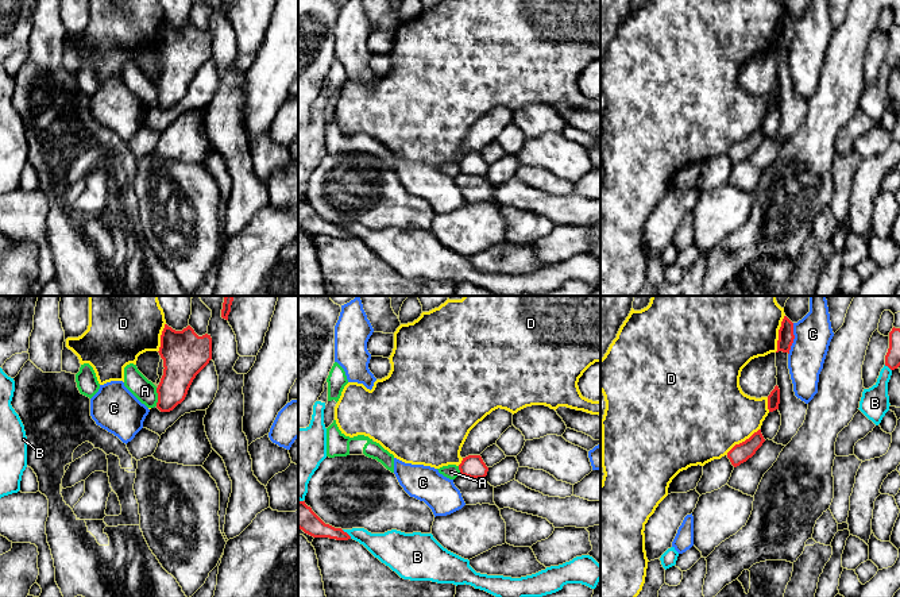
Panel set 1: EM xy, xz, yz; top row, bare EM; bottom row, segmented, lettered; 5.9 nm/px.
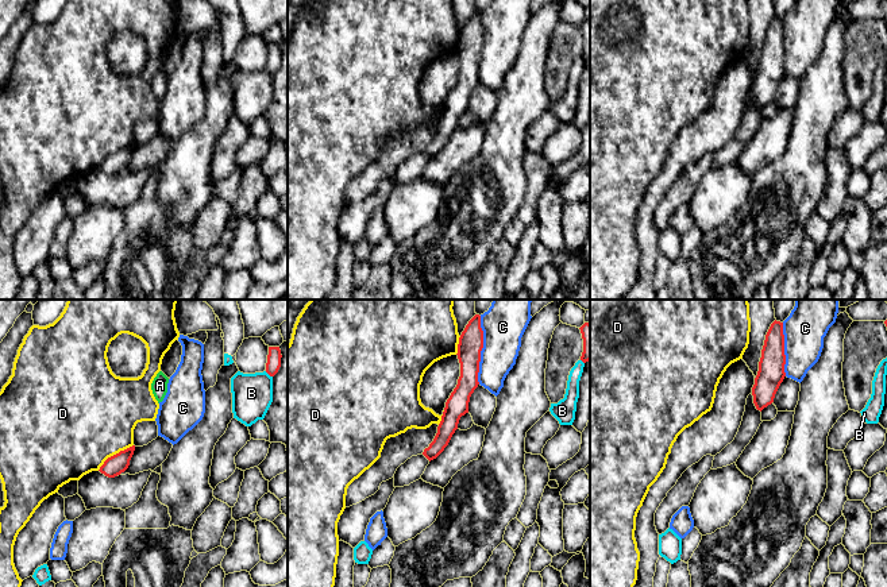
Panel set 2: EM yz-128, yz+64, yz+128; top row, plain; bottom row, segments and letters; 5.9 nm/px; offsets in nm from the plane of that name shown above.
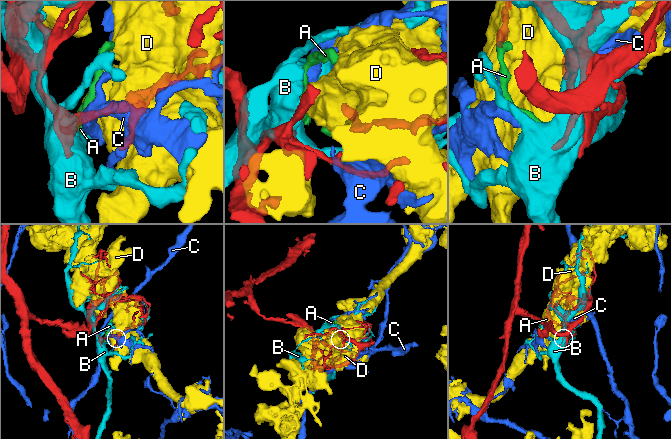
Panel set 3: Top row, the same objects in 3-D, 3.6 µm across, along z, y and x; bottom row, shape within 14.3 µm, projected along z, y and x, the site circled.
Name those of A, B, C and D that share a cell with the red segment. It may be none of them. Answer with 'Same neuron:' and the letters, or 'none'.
Same neuron: none

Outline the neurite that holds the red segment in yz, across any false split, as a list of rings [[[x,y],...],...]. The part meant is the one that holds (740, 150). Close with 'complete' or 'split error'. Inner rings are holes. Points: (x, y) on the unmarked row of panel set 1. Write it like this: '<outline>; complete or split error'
[[[761,127],[754,130],[749,136],[745,139],[735,142],[729,150],[727,155],[730,157],[734,165],[739,163],[741,161],[746,159],[752,155],[756,149],[762,143],[765,139]]]; complete

